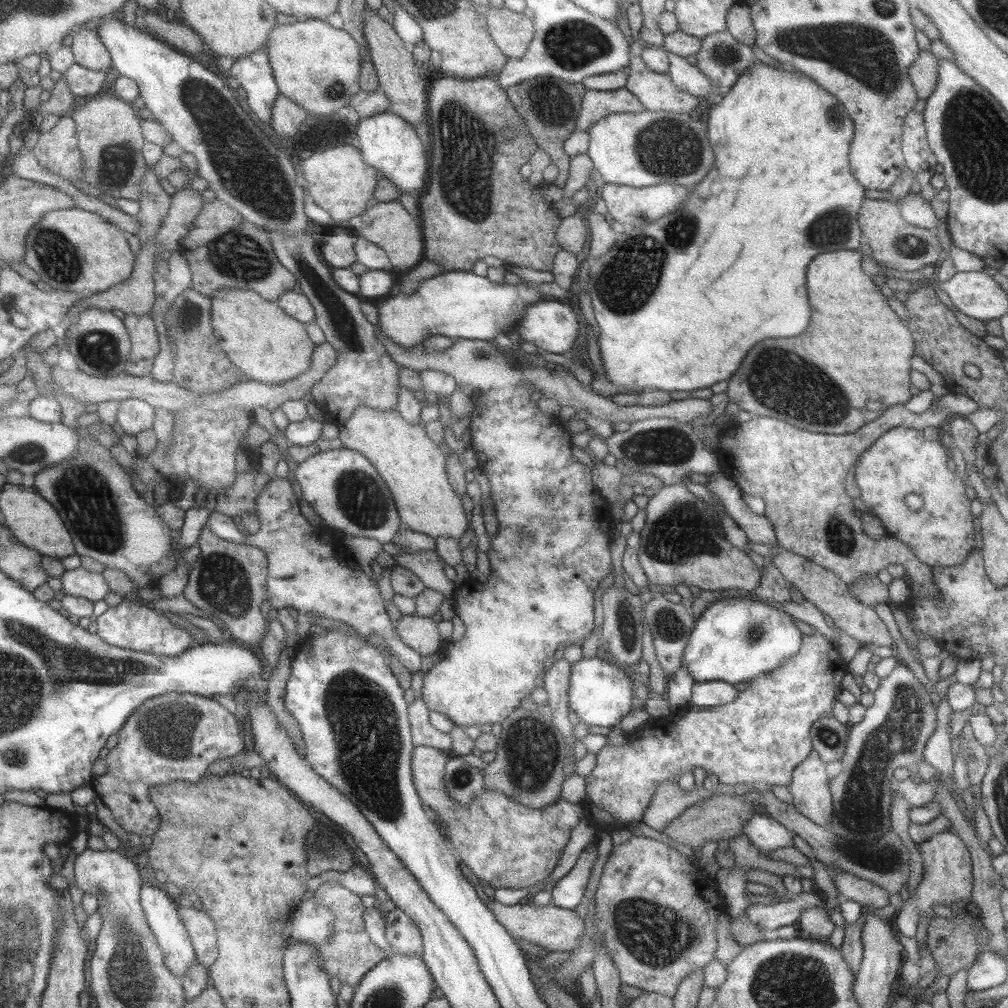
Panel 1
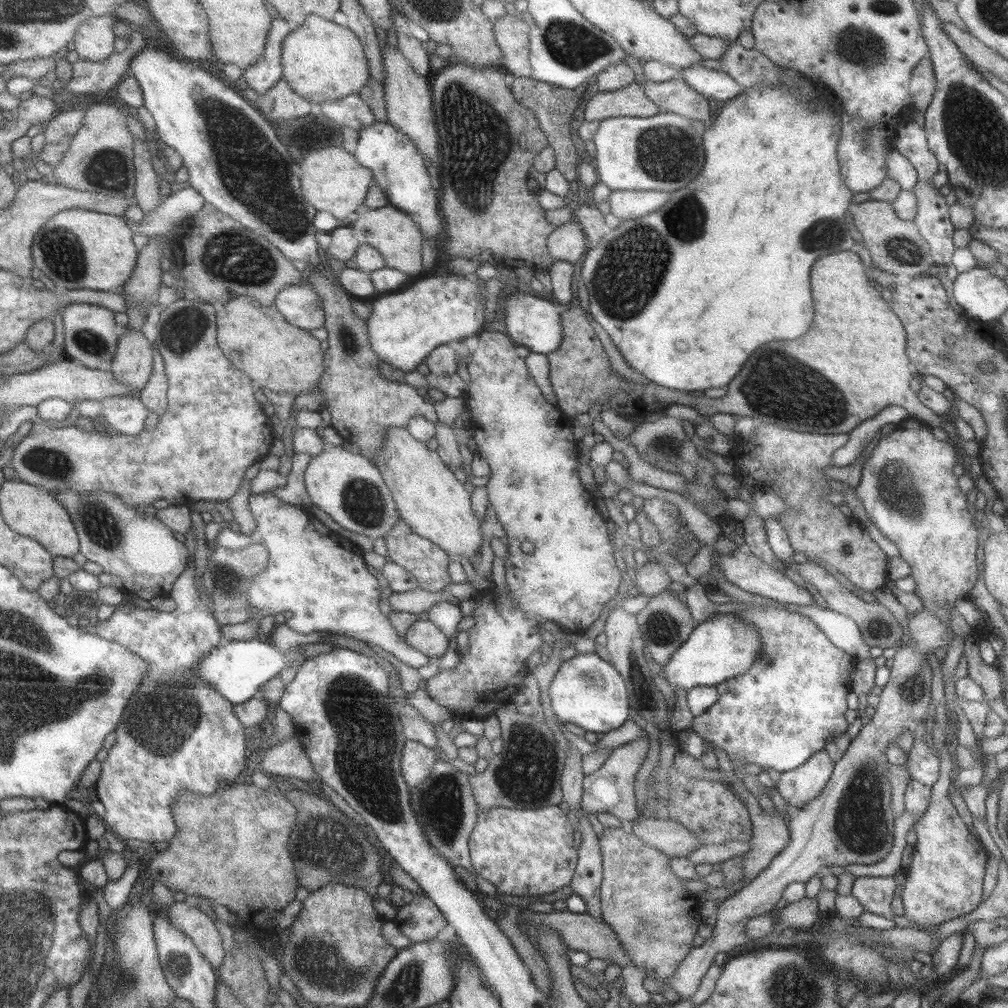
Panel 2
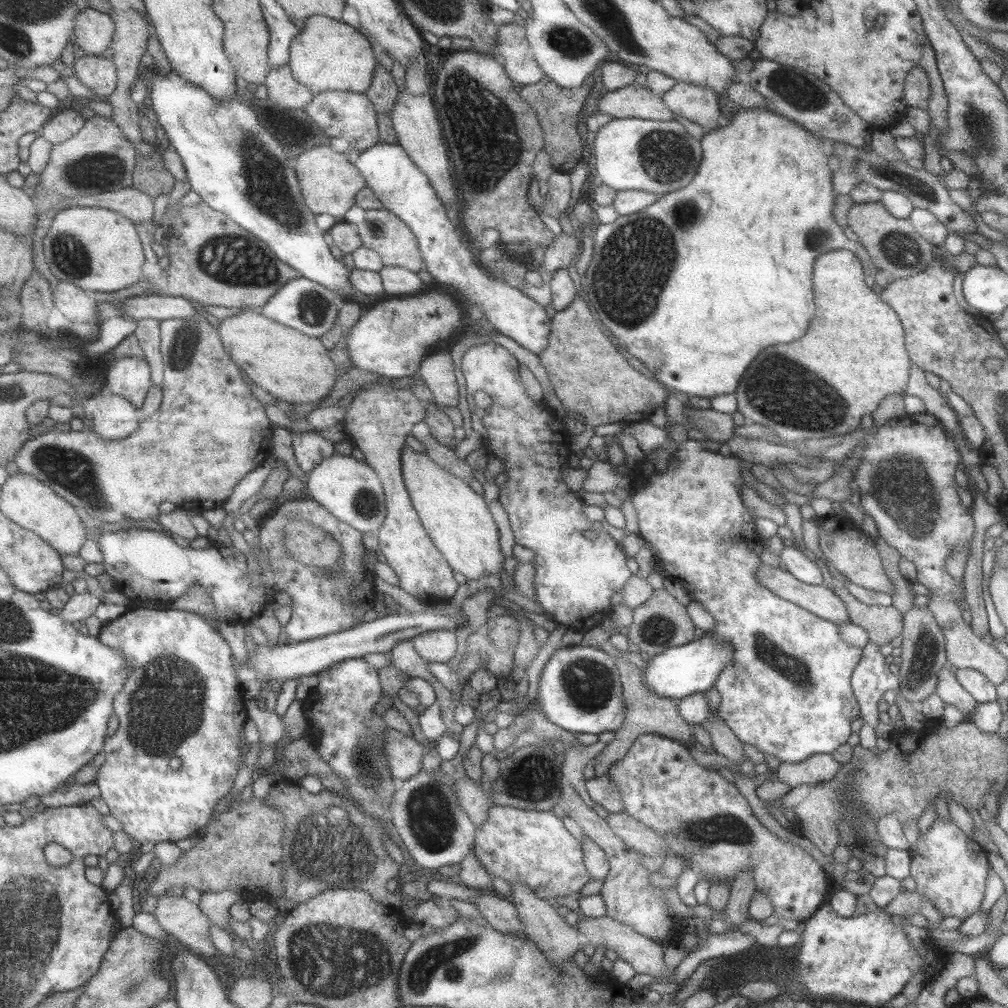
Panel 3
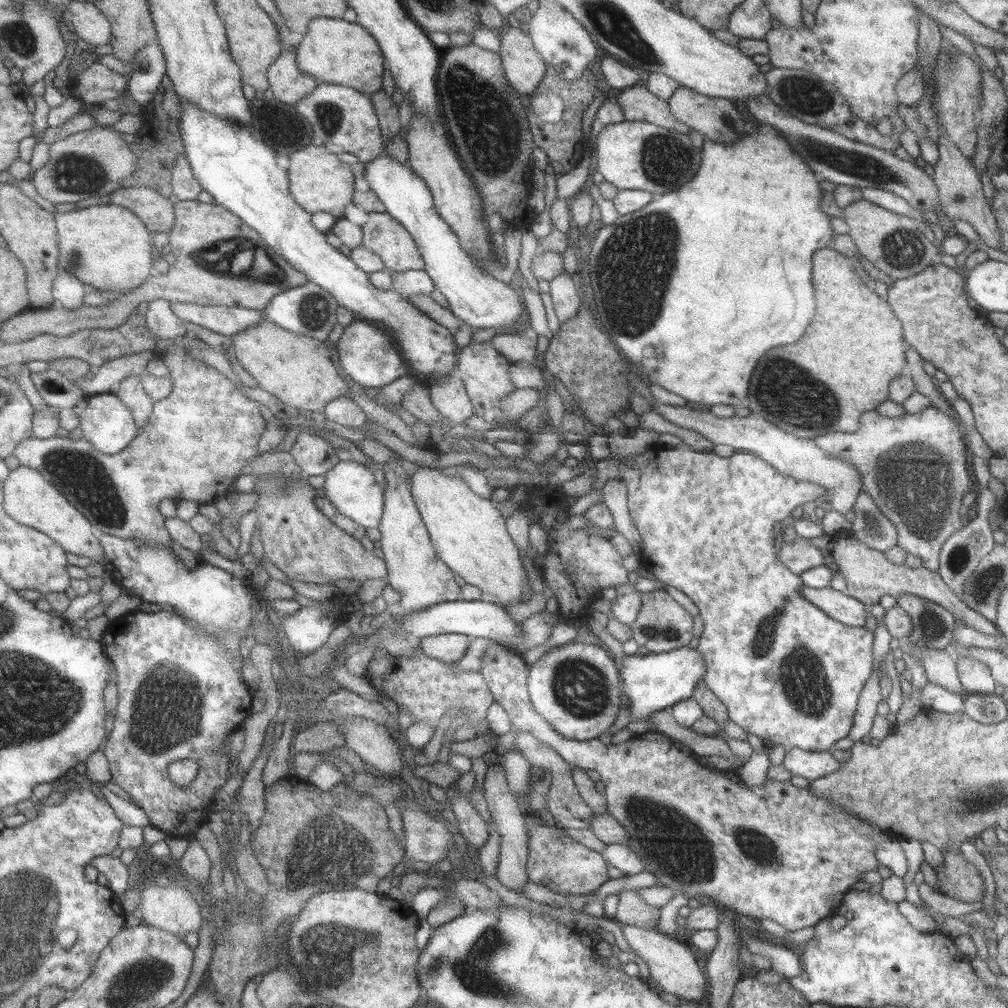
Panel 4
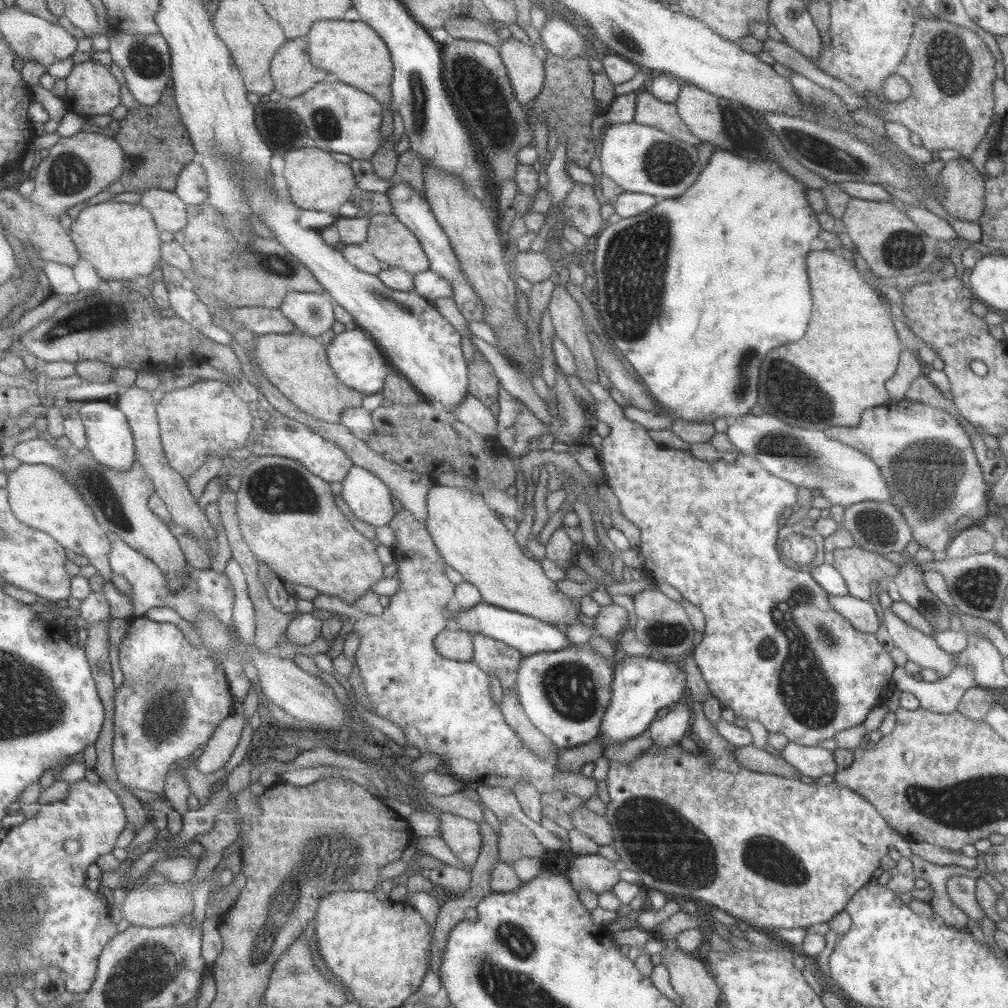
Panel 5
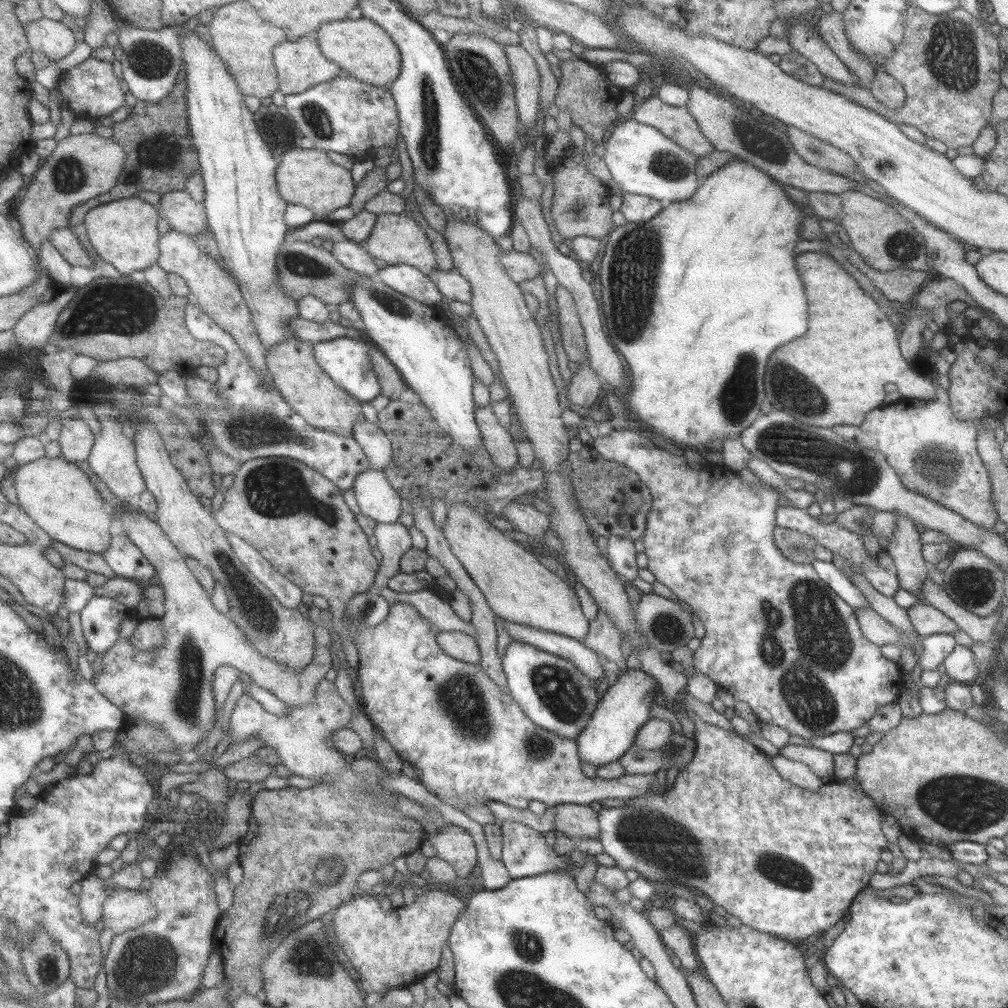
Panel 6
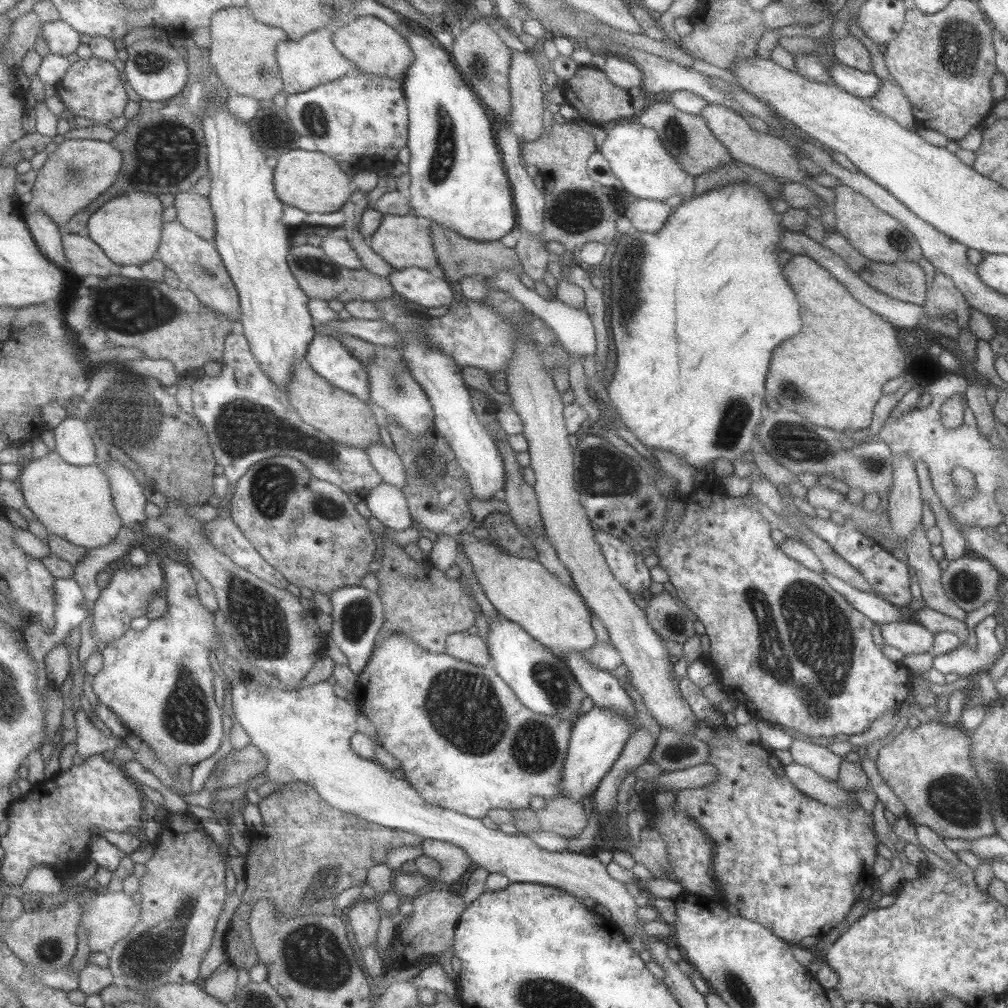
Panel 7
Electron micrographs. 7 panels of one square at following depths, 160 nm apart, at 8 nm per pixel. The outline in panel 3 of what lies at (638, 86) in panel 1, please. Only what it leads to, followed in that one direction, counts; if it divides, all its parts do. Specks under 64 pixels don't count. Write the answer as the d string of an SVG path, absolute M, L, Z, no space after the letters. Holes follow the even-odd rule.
M675 81L660 97L671 113L696 122L705 132L718 127L717 118L720 111L718 94L714 90L693 83Z

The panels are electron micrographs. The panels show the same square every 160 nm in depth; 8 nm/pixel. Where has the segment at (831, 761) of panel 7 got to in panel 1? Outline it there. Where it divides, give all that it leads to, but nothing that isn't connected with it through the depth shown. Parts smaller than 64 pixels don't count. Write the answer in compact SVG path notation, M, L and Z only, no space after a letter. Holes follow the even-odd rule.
M812 750L793 769L791 783L787 787L795 810L817 826L825 828L832 820L829 782L825 763Z

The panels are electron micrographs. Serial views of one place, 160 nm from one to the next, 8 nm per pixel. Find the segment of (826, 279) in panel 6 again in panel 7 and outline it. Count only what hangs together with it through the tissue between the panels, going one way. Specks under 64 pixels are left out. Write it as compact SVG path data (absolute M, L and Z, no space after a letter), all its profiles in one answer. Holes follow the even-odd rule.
M792 255L782 271L797 294L803 328L773 350L765 393L813 425L840 432L869 427L873 407L883 396L883 384L906 375L907 365L897 343L897 328L857 302L812 258Z

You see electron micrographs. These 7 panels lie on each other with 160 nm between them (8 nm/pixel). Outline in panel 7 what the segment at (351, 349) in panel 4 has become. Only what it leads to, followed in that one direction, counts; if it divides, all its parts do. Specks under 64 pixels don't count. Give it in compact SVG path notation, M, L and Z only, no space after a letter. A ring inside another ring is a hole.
M316 334L306 359L331 385L368 403L369 382L363 364L353 358L337 338Z

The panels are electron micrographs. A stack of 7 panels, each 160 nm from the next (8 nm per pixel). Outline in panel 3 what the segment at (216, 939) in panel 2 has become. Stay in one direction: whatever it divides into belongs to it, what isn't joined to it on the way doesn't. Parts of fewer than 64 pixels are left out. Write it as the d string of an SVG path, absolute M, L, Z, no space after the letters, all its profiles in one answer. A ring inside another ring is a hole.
M168 892L159 897L154 916L167 934L191 951L207 958L218 955L211 938L210 919L195 901Z

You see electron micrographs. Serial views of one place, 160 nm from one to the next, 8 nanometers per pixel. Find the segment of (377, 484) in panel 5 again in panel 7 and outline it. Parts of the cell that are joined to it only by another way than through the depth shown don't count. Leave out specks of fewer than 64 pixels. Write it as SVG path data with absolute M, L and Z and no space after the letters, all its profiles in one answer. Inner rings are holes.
M385 481L370 488L364 498L371 517L376 518L385 528L400 531L413 522L406 505L406 497L396 486Z

